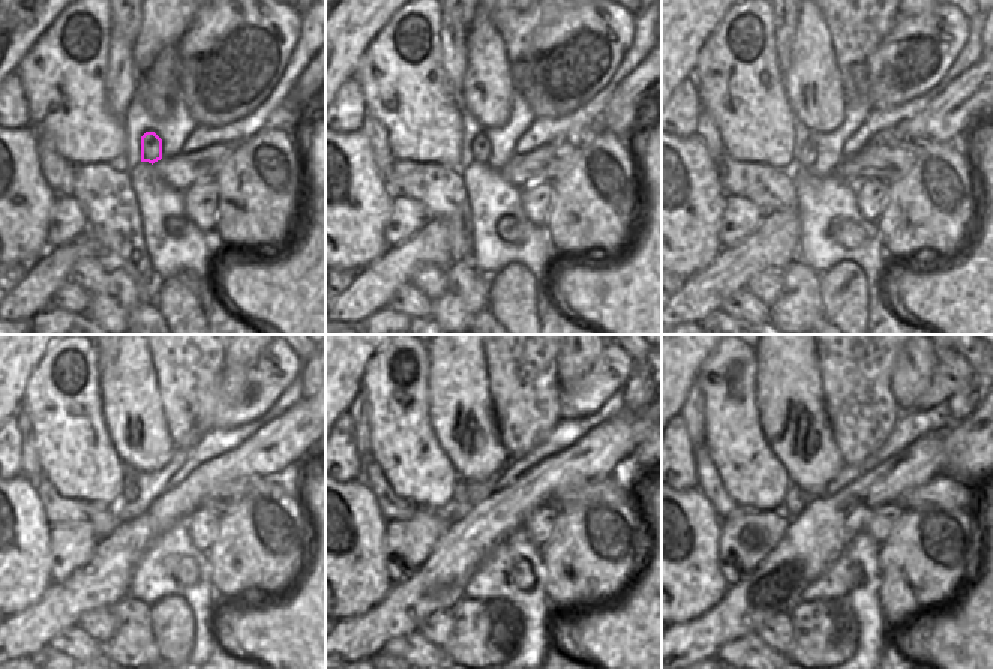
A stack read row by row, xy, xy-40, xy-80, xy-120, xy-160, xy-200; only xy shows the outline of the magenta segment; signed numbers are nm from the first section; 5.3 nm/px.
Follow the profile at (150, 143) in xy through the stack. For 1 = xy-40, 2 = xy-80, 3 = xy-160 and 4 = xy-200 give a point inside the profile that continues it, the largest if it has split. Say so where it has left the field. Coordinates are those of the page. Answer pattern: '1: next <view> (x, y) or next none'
1: next xy-40 (480, 147)
2: next xy-80 (806, 156)
3: next xy-160 (459, 497)
4: next xy-200 (795, 500)

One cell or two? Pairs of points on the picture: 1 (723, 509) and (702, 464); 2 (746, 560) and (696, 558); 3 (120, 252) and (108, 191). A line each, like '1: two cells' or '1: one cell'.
1: one cell
2: two cells
3: one cell

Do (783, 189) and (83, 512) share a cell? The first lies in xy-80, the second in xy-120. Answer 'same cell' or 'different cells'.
same cell

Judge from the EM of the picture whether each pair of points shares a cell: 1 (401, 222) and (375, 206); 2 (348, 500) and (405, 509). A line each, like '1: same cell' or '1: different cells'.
1: different cells
2: different cells

